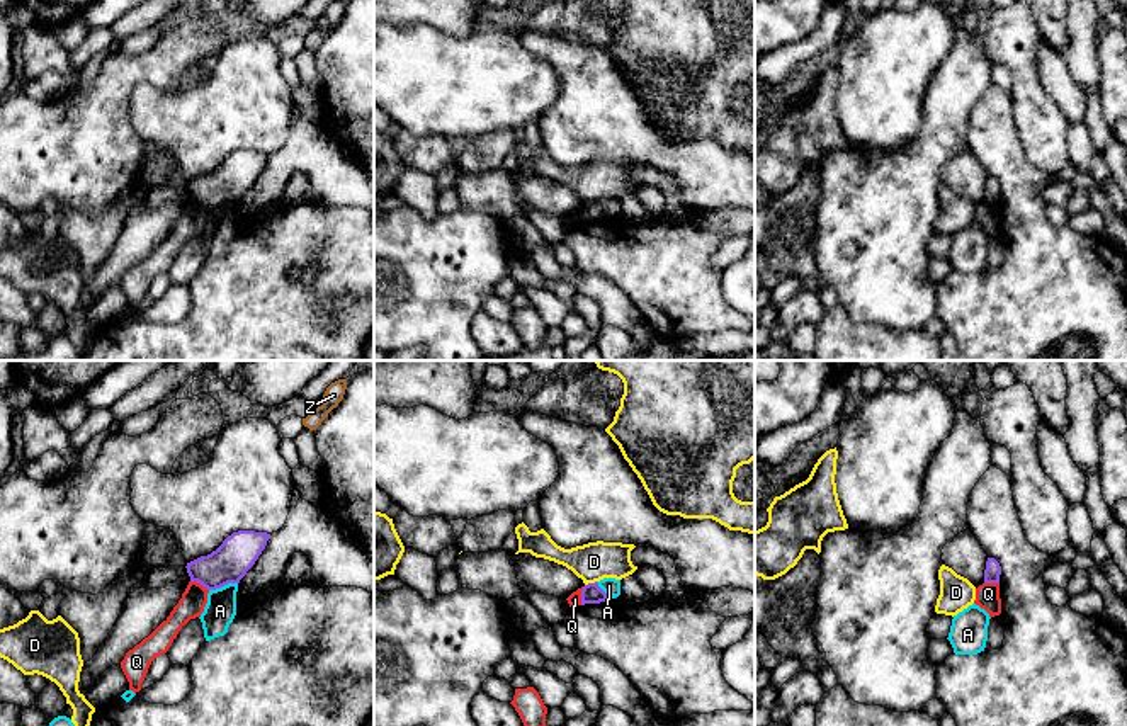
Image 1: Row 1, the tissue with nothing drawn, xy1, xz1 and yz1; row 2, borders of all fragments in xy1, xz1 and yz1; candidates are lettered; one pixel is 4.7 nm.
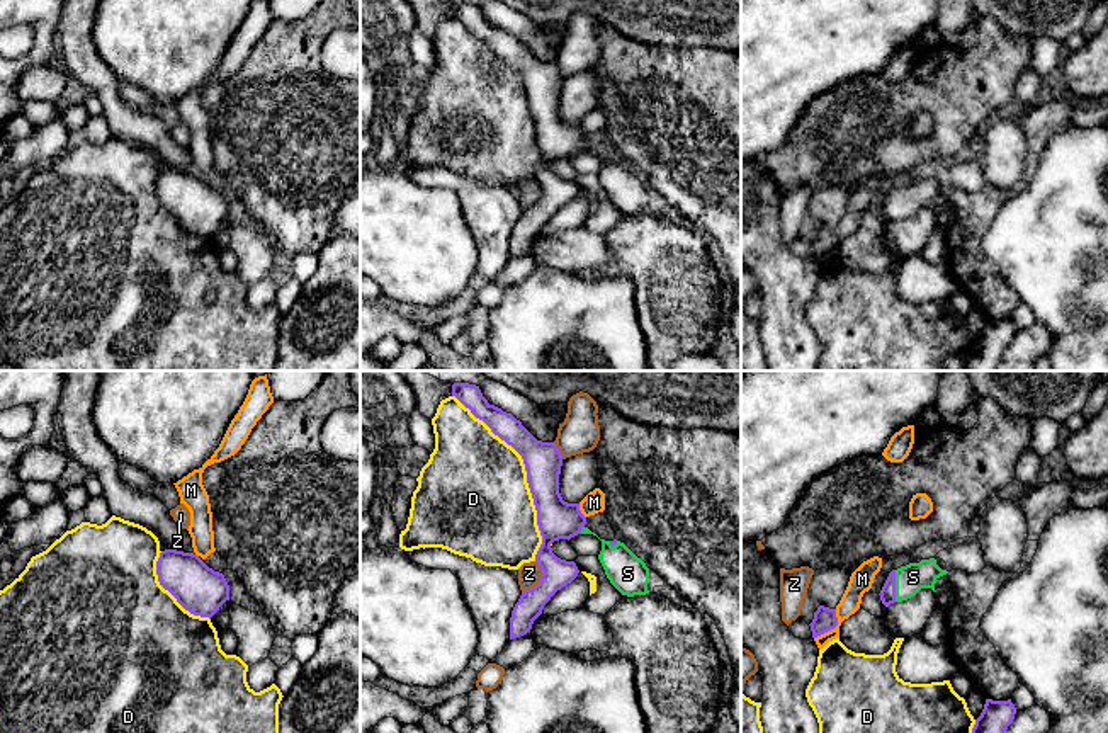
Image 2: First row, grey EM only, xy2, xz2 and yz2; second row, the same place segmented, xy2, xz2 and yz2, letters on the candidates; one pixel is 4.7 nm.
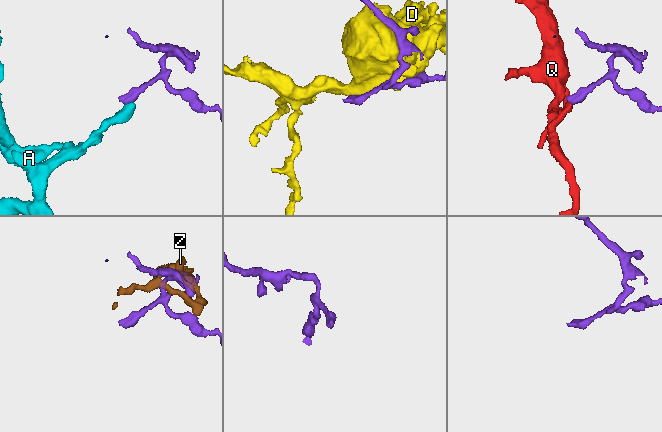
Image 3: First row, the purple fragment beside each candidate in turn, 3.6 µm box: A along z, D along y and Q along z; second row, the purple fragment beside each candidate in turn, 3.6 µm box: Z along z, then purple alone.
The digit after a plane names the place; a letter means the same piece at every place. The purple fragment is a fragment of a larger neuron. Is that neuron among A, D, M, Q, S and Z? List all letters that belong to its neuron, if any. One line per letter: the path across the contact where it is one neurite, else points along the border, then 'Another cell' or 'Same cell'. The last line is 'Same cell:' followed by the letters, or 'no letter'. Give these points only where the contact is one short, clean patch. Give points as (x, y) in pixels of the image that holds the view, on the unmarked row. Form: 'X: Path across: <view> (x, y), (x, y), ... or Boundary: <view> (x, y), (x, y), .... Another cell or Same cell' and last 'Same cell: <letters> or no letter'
A: Boundary: xy1 (237, 201), (209, 209). Another cell
D: Another cell
M: Another cell
Q: Boundary: xy1 (191, 199), (196, 199), (208, 209). Another cell
S: Path across: yz2 (887, 213), (894, 204), (913, 196). Same cell
Z: Another cell
Same cell: S

